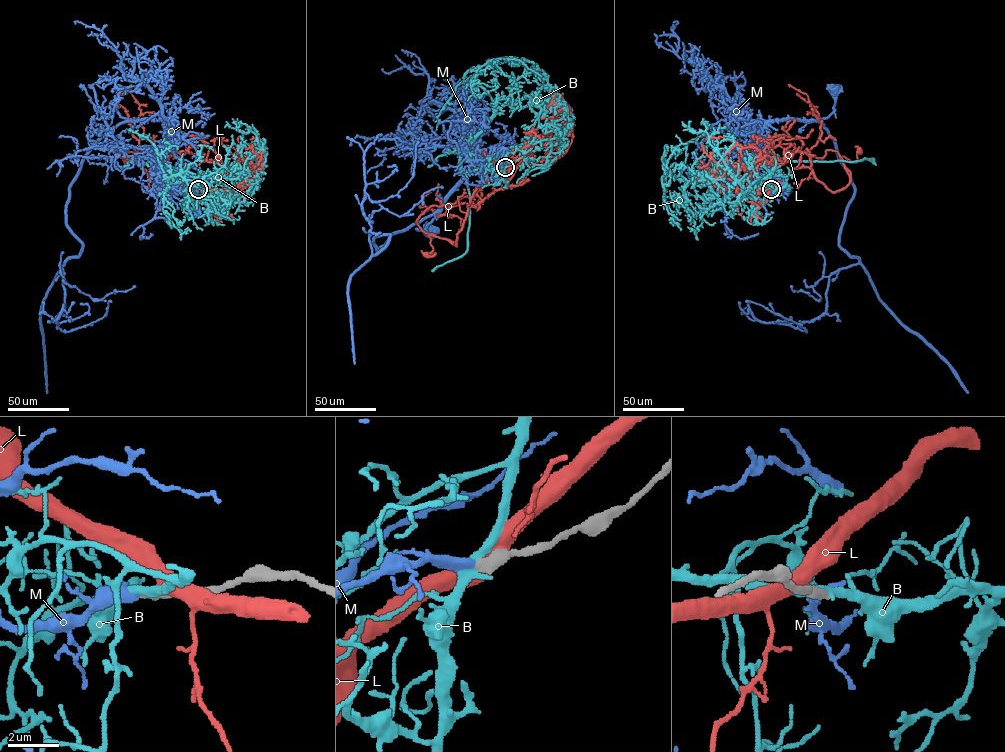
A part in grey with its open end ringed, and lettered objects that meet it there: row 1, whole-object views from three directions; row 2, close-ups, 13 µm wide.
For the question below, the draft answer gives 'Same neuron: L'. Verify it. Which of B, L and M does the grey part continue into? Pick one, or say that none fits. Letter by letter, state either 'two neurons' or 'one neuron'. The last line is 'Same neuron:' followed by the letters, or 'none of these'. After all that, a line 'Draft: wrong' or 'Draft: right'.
B: two neurons
L: two neurons
M: one neuron
Same neuron: M
Draft: wrong

